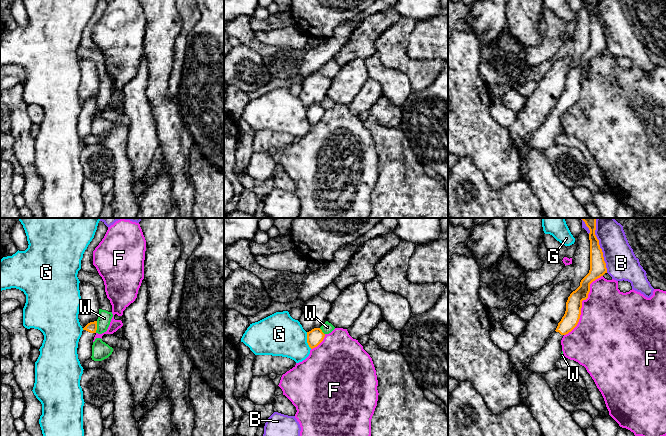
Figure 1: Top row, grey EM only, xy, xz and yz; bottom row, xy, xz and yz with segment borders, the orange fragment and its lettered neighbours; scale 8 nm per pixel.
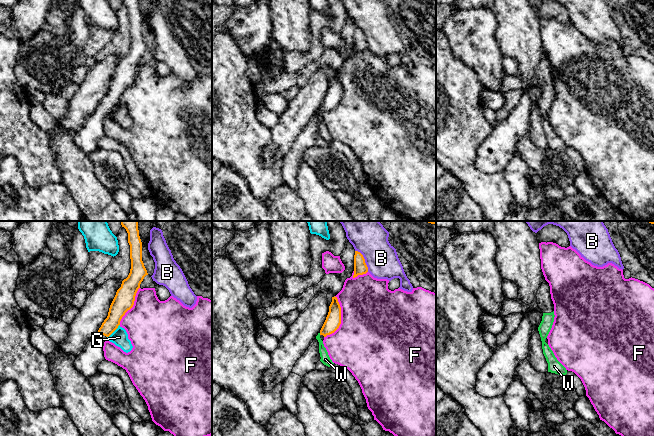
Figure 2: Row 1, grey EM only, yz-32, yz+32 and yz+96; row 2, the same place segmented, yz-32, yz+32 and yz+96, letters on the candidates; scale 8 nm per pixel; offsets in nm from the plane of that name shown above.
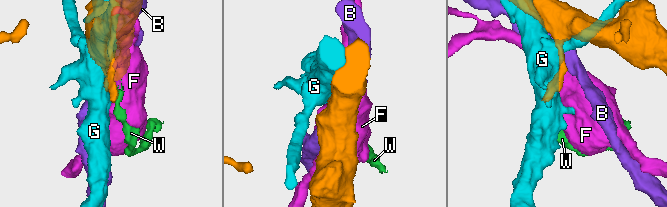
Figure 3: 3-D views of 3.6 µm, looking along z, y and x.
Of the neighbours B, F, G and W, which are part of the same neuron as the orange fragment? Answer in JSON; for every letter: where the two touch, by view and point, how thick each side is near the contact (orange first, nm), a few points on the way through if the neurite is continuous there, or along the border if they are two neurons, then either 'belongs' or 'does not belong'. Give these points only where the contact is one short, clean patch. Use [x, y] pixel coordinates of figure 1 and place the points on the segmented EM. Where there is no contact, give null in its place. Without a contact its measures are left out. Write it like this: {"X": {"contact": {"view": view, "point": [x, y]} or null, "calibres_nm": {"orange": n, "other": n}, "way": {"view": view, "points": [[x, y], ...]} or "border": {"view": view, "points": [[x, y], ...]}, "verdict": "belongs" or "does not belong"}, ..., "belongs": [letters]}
{"B": {"contact": {"view": "yz", "point": [599, 245]}, "calibres_nm": {"orange": 130, "other": 260}, "verdict": "does not belong"}, "F": {"contact": {"view": "yz", "point": [581, 304]}, "calibres_nm": {"orange": 140, "other": 460}, "verdict": "does not belong"}, "G": {"contact": {"view": "xz", "point": [307, 340]}, "calibres_nm": {"orange": 130, "other": 340}, "verdict": "does not belong"}, "W": {"contact": {"view": "xy", "point": [96, 327]}, "calibres_nm": {"orange": 90, "other": 110}, "border": {"view": "xy", "points": [[97, 321], [95, 332]]}, "verdict": "does not belong"}, "belongs": []}

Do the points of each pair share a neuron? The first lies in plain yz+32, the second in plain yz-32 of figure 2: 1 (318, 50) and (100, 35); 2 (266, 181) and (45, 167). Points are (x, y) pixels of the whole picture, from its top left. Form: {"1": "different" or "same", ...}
{"1": "same", "2": "same"}

